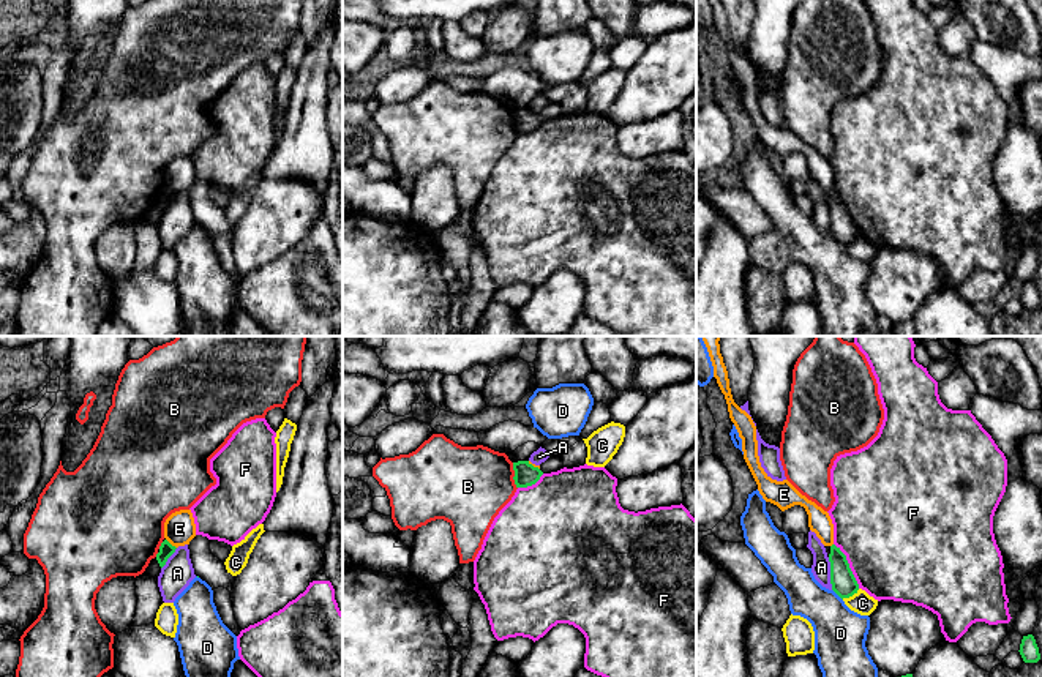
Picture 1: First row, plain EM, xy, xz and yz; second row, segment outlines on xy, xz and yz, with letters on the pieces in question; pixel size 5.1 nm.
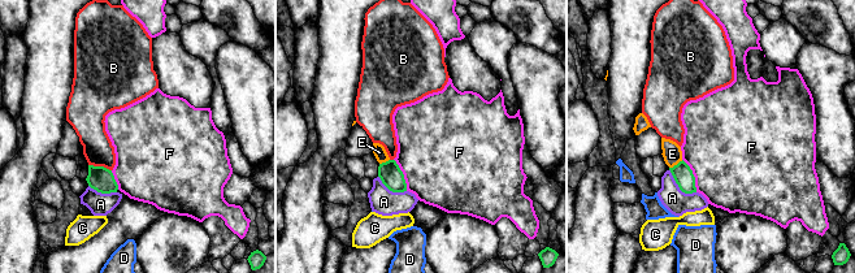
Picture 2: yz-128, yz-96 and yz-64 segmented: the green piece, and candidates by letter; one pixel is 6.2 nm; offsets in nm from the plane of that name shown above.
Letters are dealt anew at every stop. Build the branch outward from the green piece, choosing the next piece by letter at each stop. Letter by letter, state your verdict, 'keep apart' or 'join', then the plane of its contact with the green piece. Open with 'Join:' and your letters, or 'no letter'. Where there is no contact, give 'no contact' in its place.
Join: no letter
A: keep apart; contact in yz
B: keep apart; contact in xz
C: keep apart; contact in yz
D: keep apart; contact in yz
E: keep apart; contact in xy
F: keep apart; contact in yz

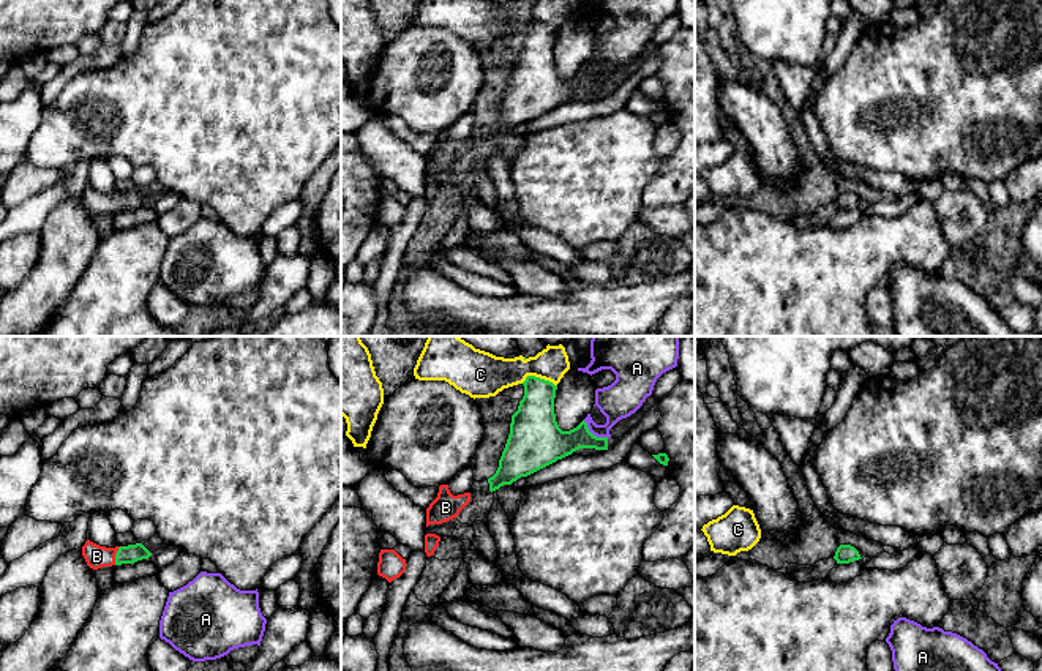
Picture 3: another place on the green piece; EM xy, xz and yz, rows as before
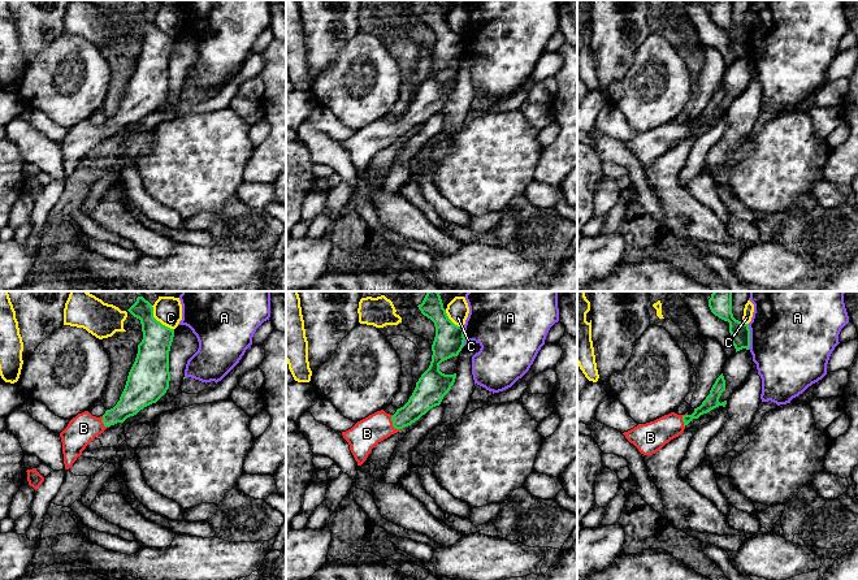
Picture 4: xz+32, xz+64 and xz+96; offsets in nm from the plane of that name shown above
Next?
Join: B
A: keep apart; contact in xz
B: join; contact in xy
C: keep apart; contact in xz

